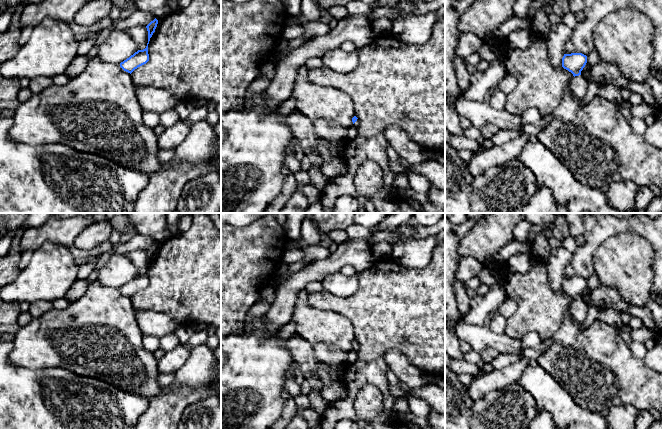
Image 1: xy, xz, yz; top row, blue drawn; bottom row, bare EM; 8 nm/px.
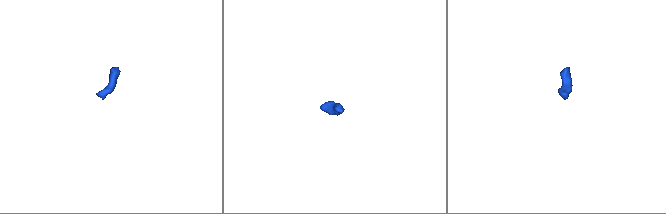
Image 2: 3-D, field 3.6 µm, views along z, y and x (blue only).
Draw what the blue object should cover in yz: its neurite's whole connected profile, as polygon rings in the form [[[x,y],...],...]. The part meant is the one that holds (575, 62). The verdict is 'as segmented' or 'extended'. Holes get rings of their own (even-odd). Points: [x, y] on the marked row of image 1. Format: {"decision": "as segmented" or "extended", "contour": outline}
{"decision": "extended", "contour": [[[582,53],[564,54],[562,67],[571,72],[574,78],[570,82],[572,96],[582,100],[587,92],[587,80],[581,71],[587,63],[587,56]]]}

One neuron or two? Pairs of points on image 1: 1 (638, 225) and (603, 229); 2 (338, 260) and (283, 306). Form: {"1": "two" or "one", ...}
{"1": "one", "2": "one"}

